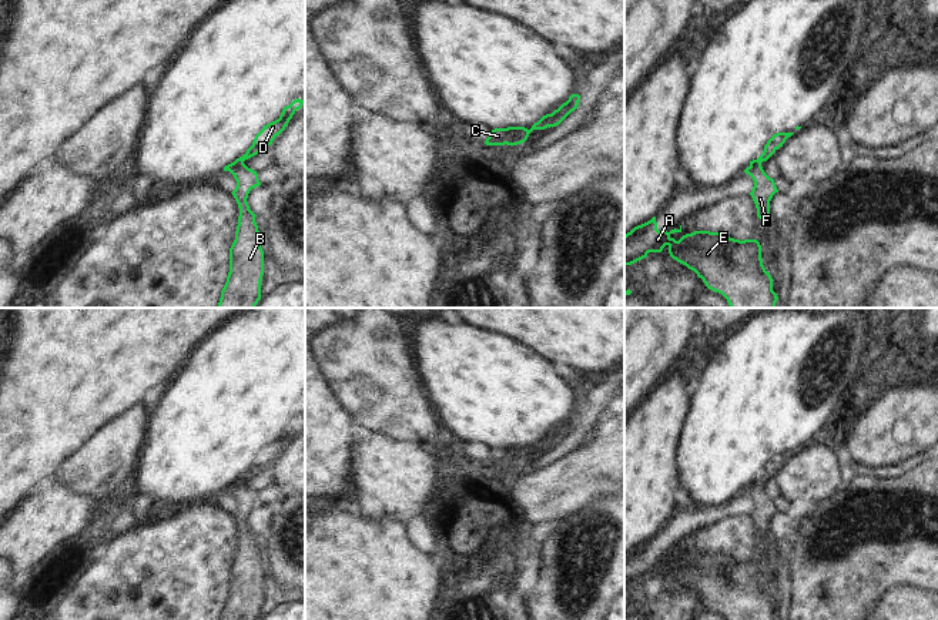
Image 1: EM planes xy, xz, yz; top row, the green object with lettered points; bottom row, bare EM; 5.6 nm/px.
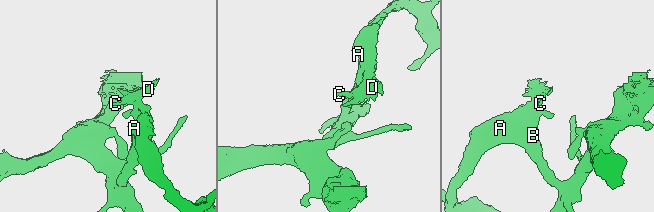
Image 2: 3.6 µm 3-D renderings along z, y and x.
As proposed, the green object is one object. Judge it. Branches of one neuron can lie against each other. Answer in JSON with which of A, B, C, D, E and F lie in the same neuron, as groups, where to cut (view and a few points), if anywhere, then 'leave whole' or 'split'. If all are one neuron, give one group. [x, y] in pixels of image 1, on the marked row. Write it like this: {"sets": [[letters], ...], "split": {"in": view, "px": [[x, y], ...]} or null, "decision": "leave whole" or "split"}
{"sets": [["A", "B", "E", "F"], ["C", "D"]], "split": {"in": "xy", "px": [[243, 163], [228, 170]]}, "decision": "split"}

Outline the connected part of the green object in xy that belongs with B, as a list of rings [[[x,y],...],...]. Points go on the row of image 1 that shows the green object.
[[[245,164],[232,167],[230,172],[237,181],[231,192],[238,204],[239,217],[235,239],[230,248],[230,272],[221,291],[218,308],[255,308],[261,299],[264,275],[264,251],[255,214],[247,202],[252,188],[259,187],[257,171]]]

